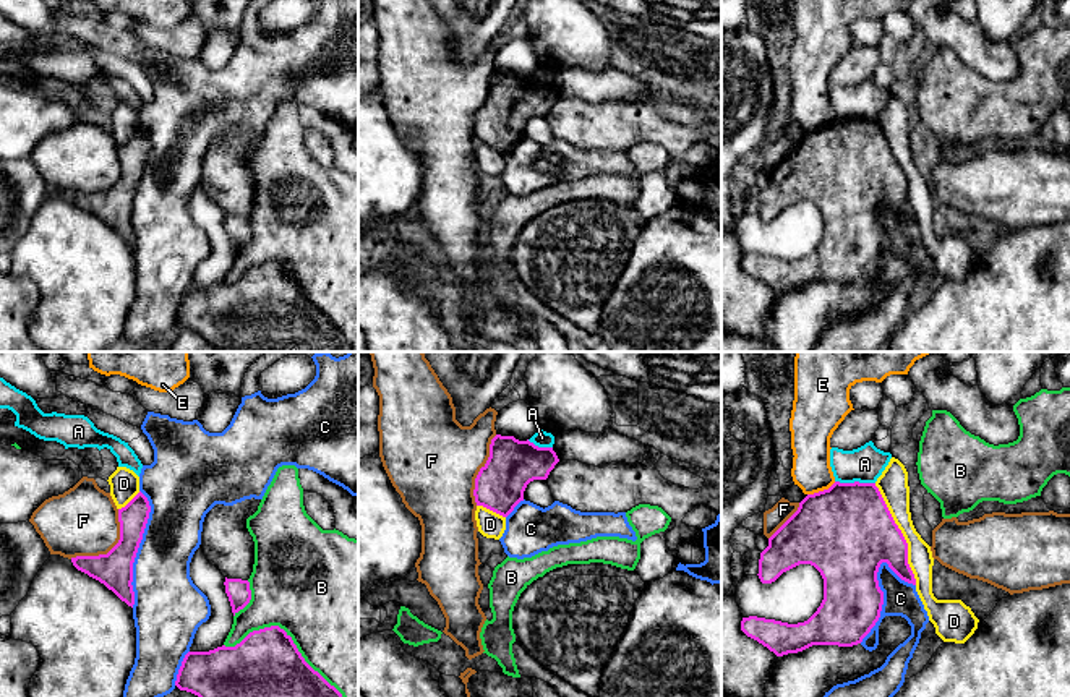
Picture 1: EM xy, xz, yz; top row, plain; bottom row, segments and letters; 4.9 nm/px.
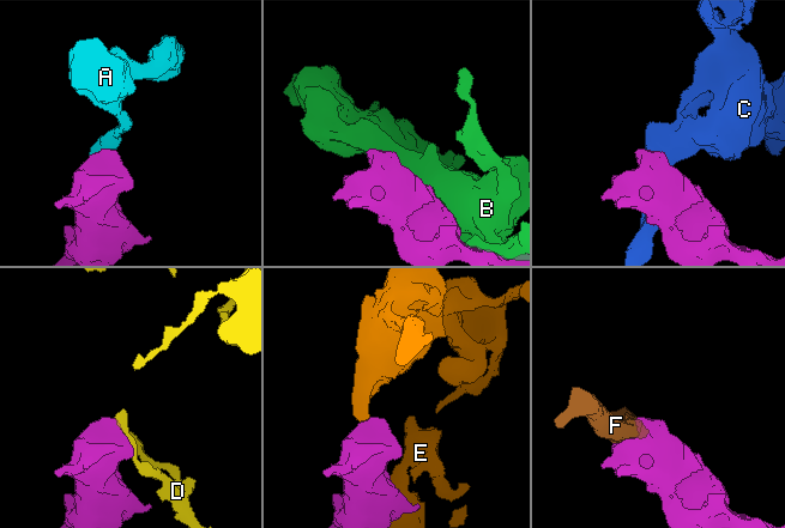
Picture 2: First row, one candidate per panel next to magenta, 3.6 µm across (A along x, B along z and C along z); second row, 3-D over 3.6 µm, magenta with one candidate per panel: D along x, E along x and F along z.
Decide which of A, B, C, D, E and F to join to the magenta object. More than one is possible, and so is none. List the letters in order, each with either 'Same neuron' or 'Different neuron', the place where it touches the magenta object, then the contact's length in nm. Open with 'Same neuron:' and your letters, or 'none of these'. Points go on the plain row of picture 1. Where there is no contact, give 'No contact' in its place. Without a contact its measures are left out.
Same neuron: none of these
A: Different neuron. Touches magenta at yz (855, 119). Shared border 200 nm
B: Different neuron. Touches magenta at xy (294, 281). Shared border 750 nm
C: Different neuron. Touches magenta at xy (138, 183). Shared border 600 nm
D: Different neuron. Touches magenta at yz (902, 171). Shared border 550 nm
E: Different neuron. Touches magenta at yz (821, 128). Shared border 160 nm
F: Different neuron. Touches magenta at xy (111, 187). Shared border 340 nm

